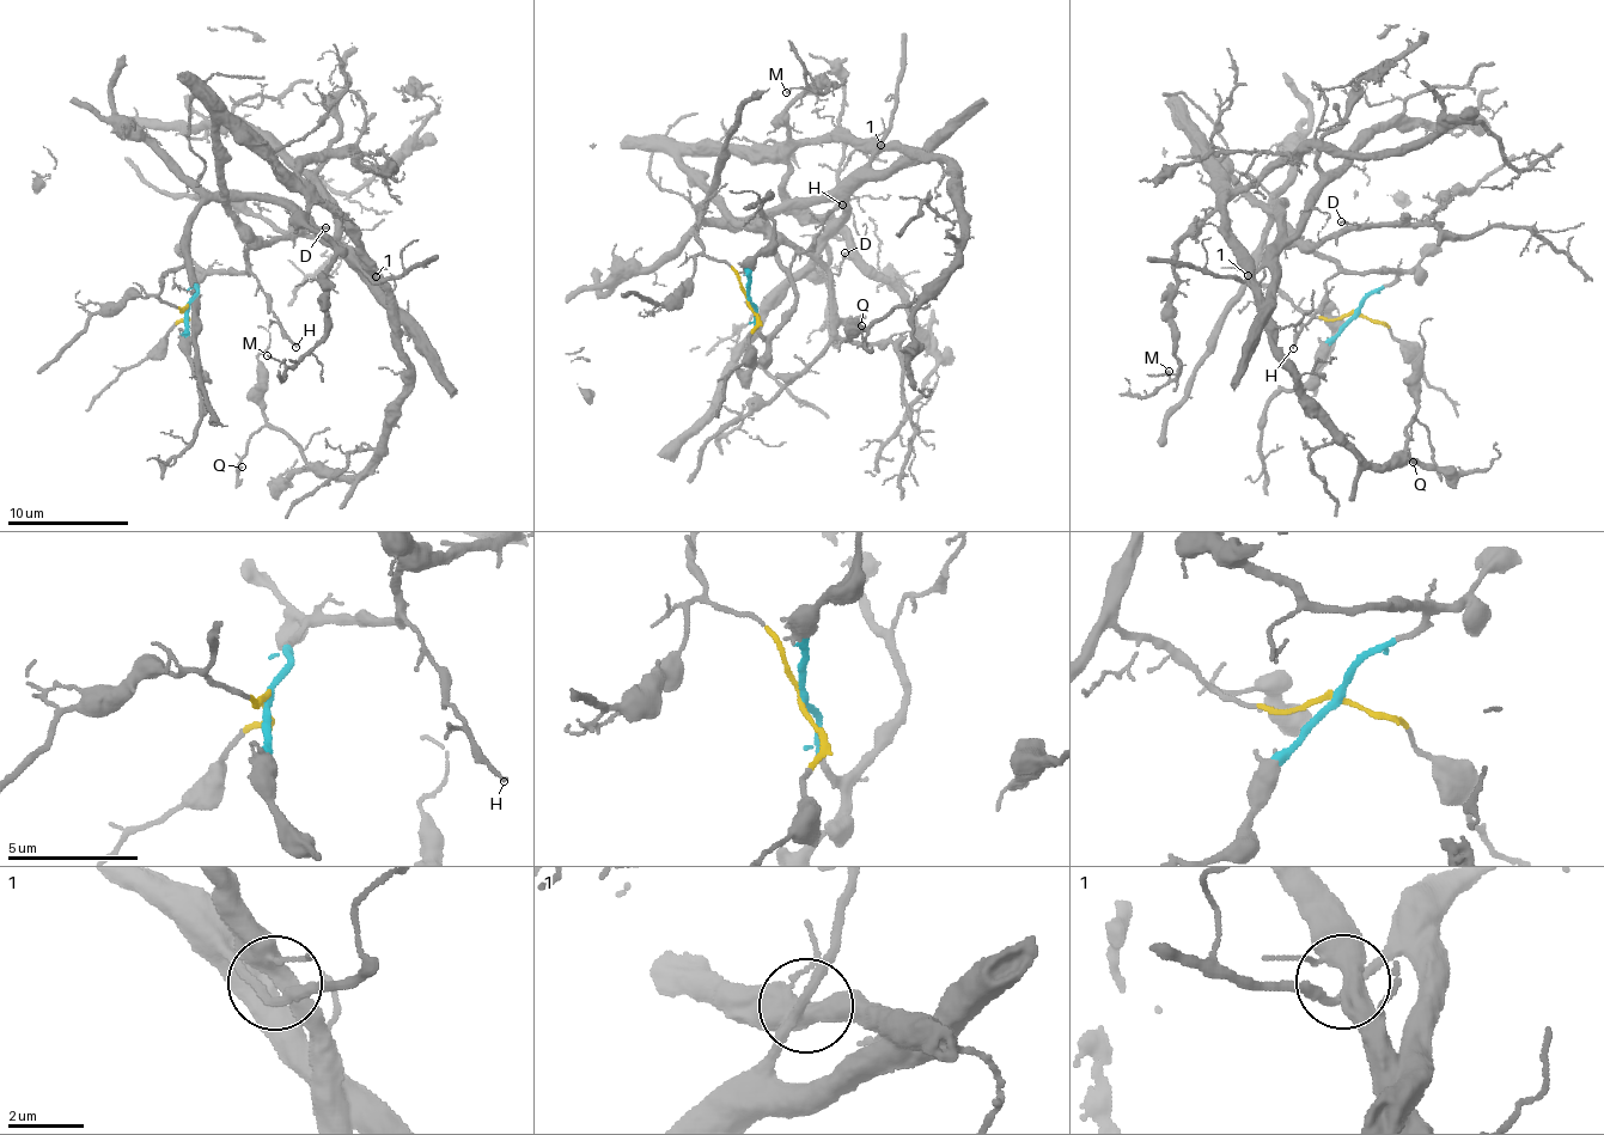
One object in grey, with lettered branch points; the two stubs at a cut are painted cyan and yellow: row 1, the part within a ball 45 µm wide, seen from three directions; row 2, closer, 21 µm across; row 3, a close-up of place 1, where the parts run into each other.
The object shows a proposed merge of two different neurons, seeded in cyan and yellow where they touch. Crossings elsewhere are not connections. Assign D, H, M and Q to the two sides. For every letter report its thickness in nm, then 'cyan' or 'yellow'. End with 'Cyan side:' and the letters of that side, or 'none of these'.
D: 140 nm | cyan
H: 130 nm | cyan
M: 100 nm | cyan
Q: 110 nm | cyan
Cyan side: D, H, M, Q

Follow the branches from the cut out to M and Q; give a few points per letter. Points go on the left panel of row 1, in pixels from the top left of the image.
M: (187, 307), (250, 270), (233, 124), (335, 246), (325, 336), (290, 367), (267, 354)
Q: (187, 307), (250, 270), (221, 124), (386, 293), (407, 377), (377, 456), (336, 477), (267, 425), (243, 468)

